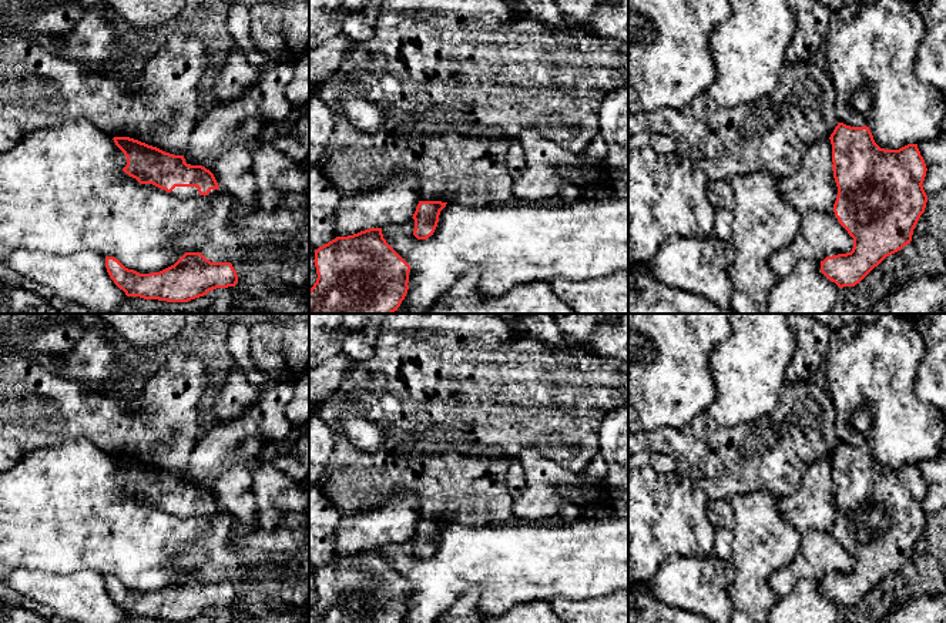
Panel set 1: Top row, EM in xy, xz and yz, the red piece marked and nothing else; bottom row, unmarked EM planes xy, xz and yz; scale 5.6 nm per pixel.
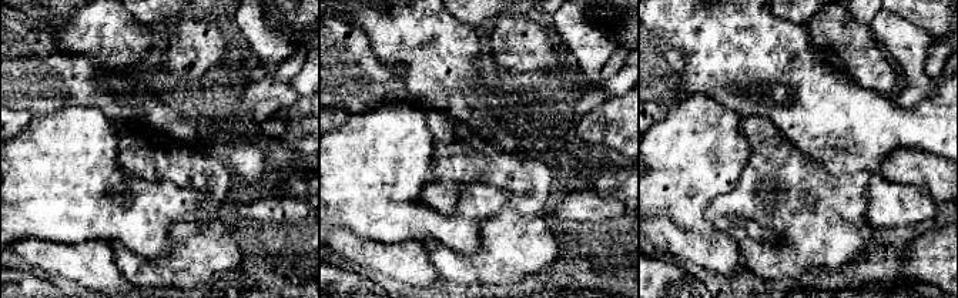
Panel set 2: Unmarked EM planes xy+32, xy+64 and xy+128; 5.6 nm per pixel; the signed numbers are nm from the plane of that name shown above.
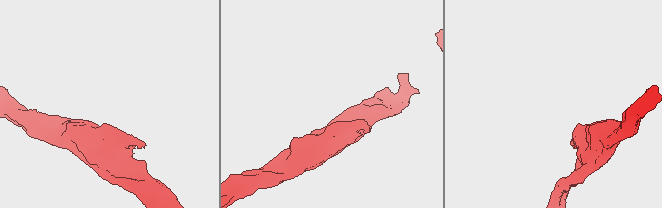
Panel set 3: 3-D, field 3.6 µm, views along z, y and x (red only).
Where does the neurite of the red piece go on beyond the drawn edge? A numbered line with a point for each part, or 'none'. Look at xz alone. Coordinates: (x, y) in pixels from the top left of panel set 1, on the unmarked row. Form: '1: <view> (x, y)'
none

